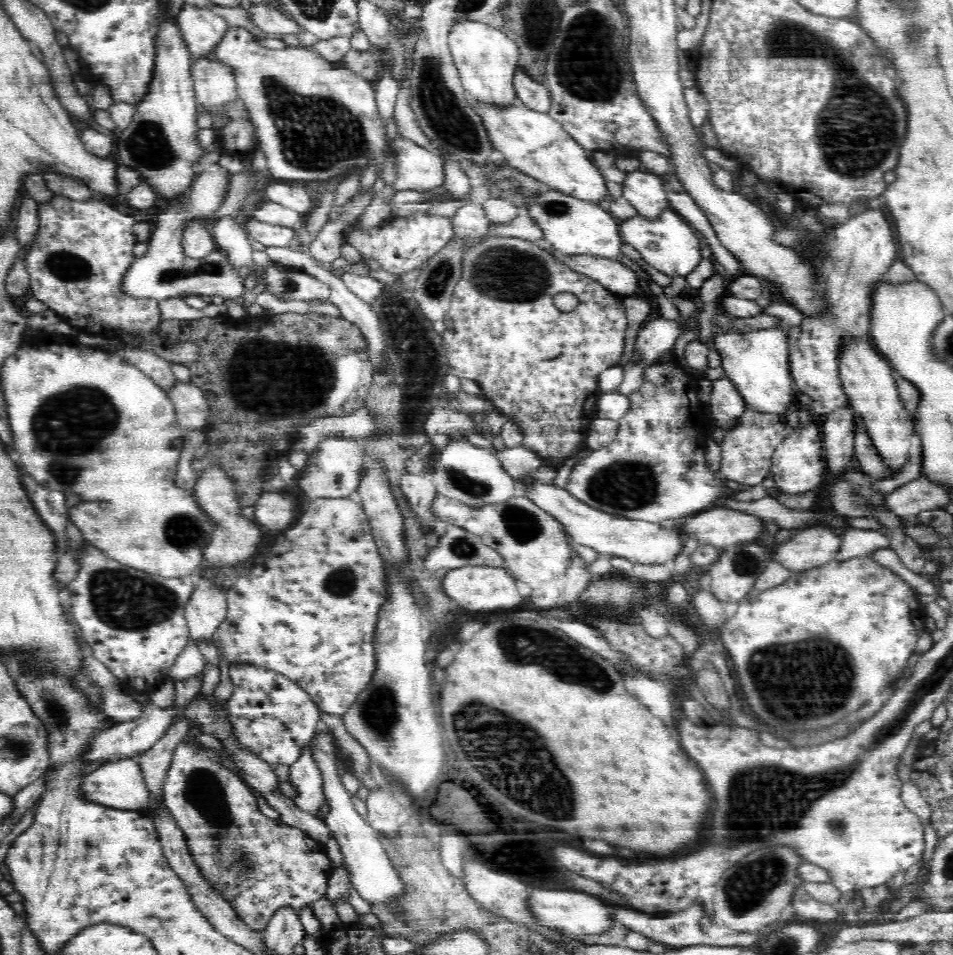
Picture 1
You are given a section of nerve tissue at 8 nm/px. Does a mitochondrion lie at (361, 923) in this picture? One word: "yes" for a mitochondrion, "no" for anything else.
no

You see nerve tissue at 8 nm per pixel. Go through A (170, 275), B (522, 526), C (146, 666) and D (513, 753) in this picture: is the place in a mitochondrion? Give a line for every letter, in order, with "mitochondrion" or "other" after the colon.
A: mitochondrion
B: mitochondrion
C: other
D: mitochondrion

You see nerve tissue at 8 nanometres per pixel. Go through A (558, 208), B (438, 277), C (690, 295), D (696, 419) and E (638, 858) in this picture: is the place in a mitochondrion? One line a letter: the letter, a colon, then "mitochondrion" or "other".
A: mitochondrion
B: mitochondrion
C: other
D: other
E: other

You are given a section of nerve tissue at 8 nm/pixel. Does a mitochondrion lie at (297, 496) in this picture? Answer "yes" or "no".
no

